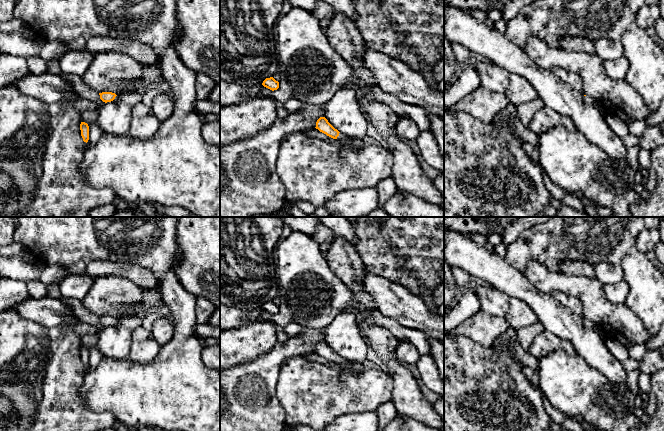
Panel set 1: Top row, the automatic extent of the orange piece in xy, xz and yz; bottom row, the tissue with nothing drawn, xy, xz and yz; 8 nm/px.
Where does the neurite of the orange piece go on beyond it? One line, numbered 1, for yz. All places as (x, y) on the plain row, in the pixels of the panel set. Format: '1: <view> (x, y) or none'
1: yz (588, 324)

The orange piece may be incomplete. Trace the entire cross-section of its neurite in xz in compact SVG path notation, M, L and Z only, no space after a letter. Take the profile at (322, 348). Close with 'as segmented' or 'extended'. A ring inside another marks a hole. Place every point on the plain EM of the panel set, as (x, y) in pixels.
M320 341L316 346L316 353L320 356L326 358L327 360L338 363L343 367L348 367L351 364L351 361L347 361L346 359L340 357L337 353L335 353L325 341Z; extended

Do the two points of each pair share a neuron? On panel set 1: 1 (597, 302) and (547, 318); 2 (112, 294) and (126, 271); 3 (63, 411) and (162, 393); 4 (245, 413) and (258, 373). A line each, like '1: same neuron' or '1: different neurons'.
1: different neurons
2: different neurons
3: different neurons
4: same neuron

